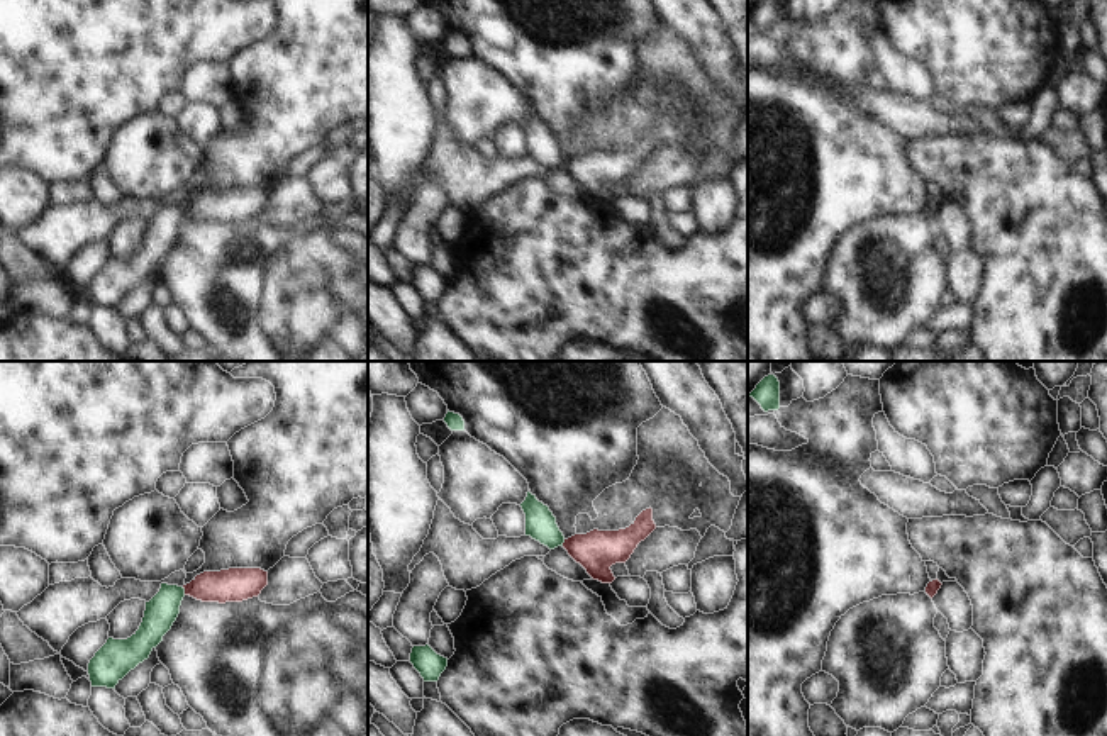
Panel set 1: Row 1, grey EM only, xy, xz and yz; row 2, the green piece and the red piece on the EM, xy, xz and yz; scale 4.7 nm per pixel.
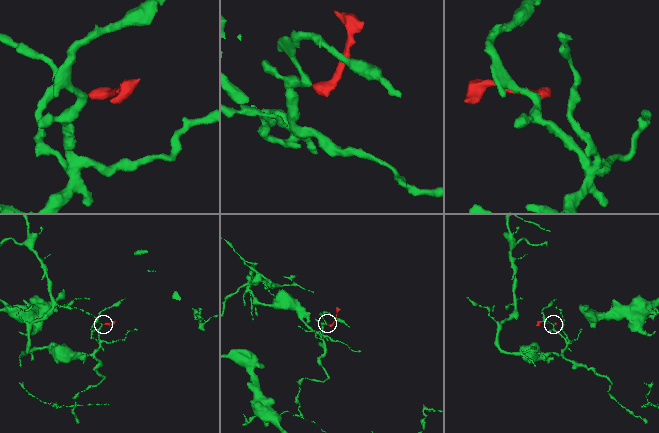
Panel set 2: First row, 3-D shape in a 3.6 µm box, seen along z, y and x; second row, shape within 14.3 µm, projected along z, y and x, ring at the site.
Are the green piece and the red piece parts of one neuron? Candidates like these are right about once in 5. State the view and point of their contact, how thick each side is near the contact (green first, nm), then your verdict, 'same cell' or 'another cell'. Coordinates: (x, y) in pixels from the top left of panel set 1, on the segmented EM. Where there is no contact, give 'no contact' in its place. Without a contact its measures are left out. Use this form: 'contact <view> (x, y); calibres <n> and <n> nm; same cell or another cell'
contact xy (183, 591); calibres 160 and 160 nm; another cell

